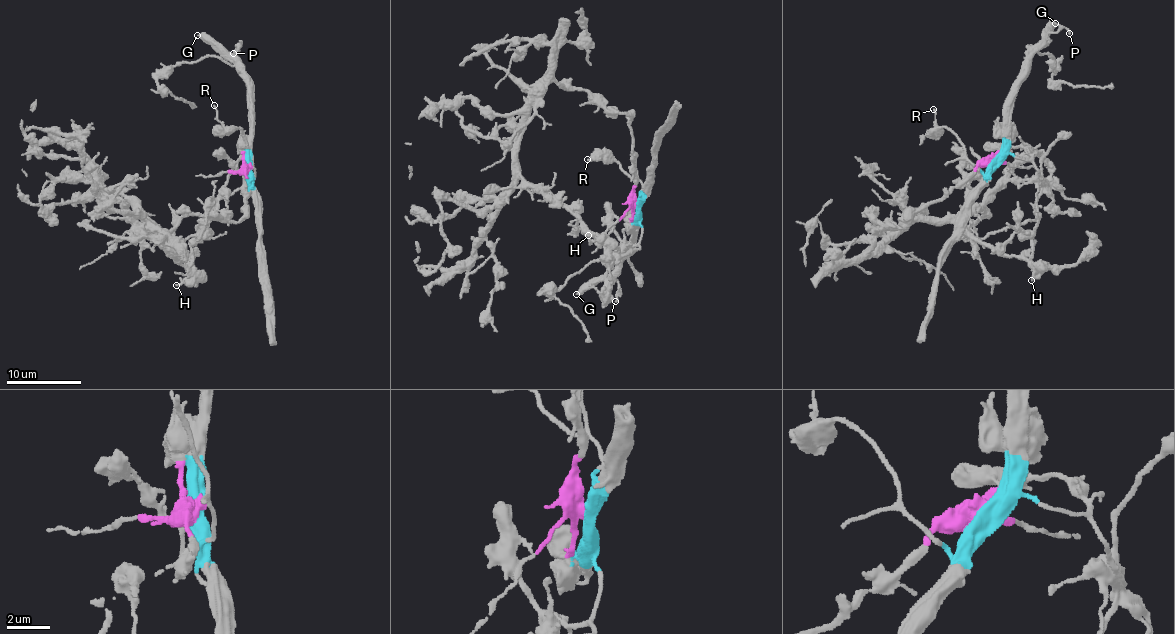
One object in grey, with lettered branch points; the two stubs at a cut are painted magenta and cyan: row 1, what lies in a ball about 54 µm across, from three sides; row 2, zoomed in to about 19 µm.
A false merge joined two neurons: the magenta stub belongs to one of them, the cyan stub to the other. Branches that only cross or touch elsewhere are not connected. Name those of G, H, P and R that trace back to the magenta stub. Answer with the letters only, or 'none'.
H

